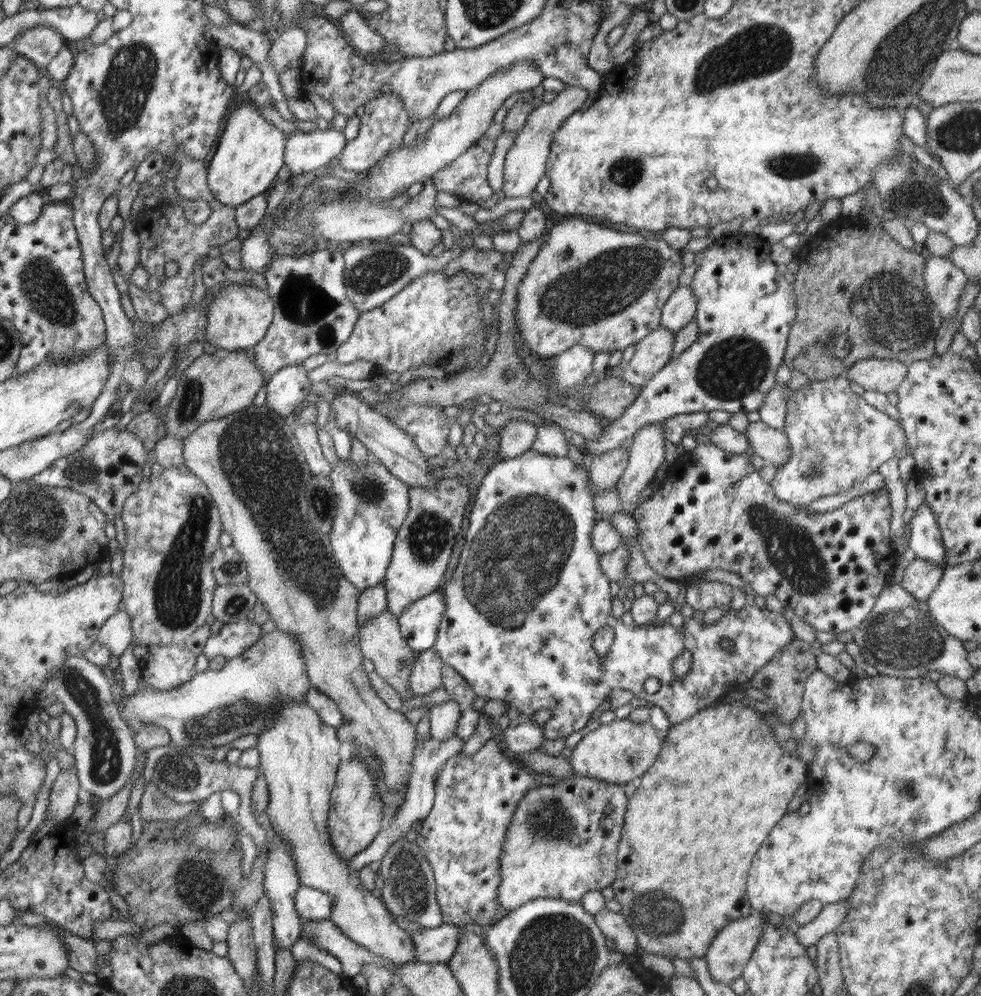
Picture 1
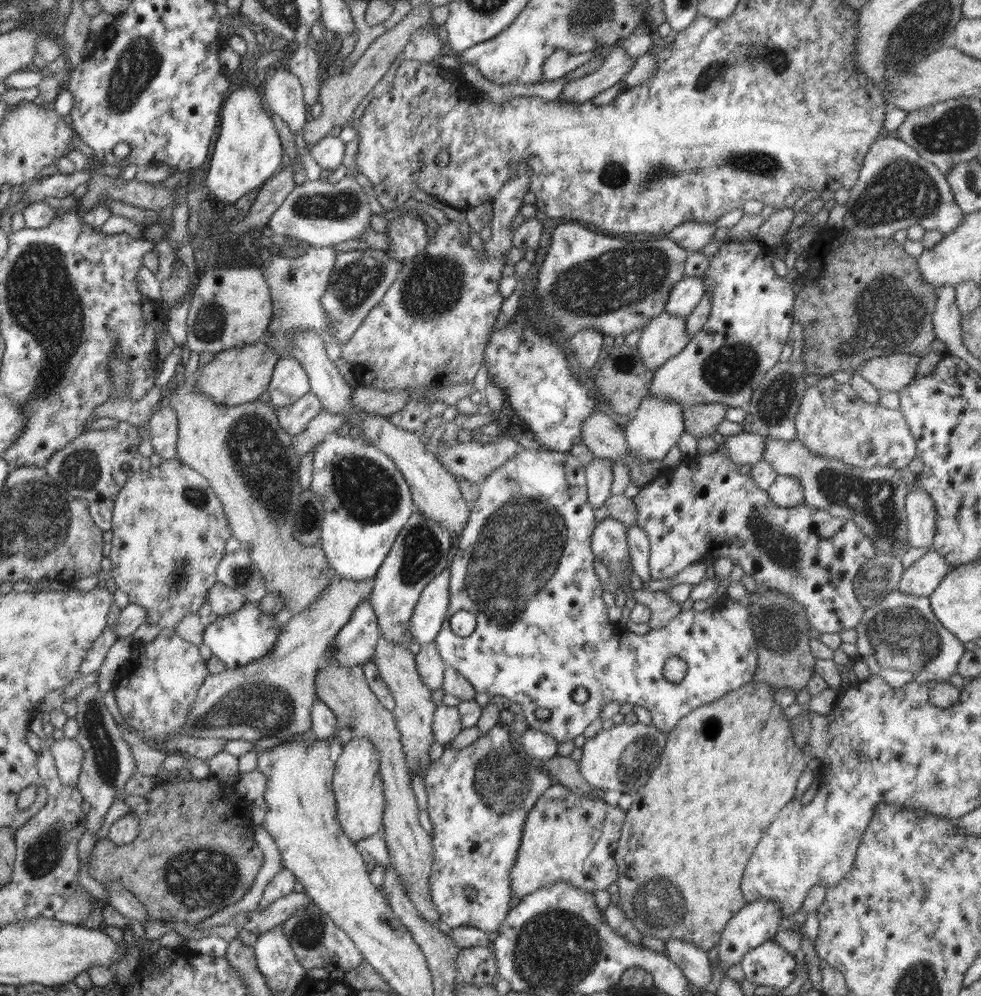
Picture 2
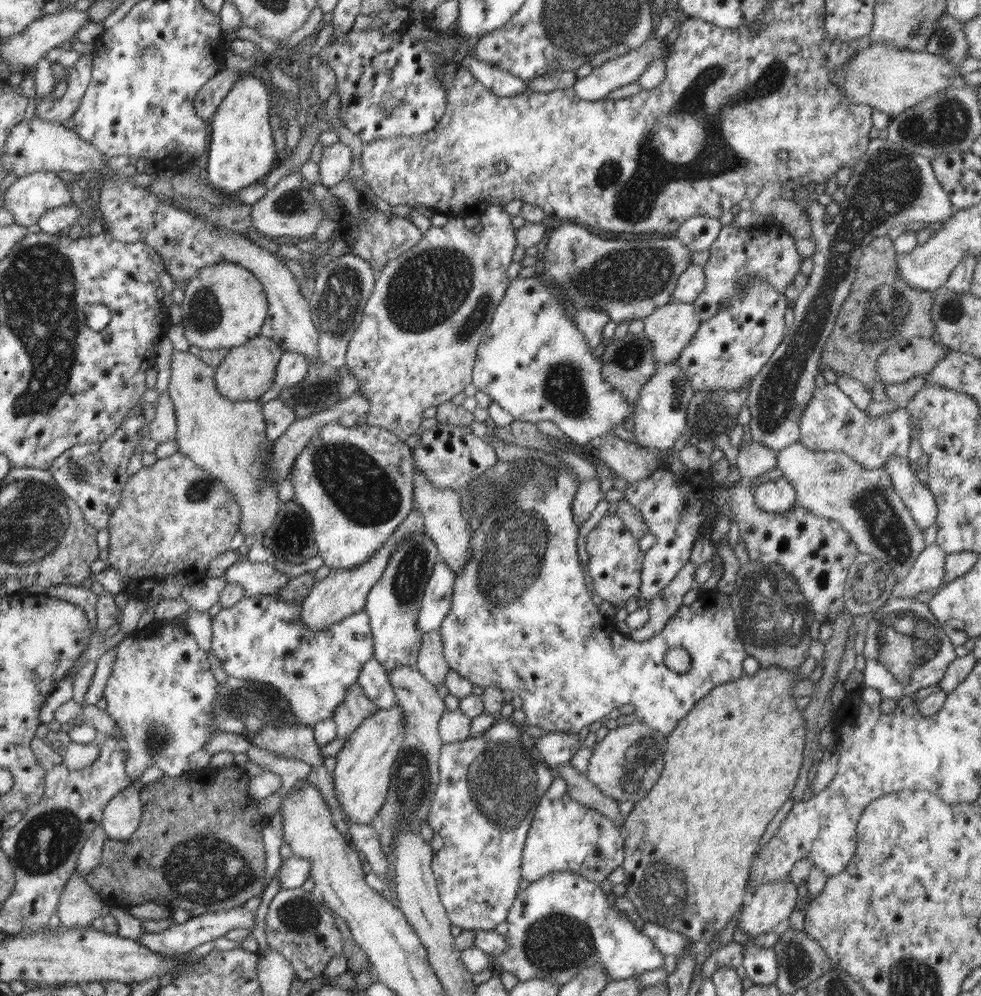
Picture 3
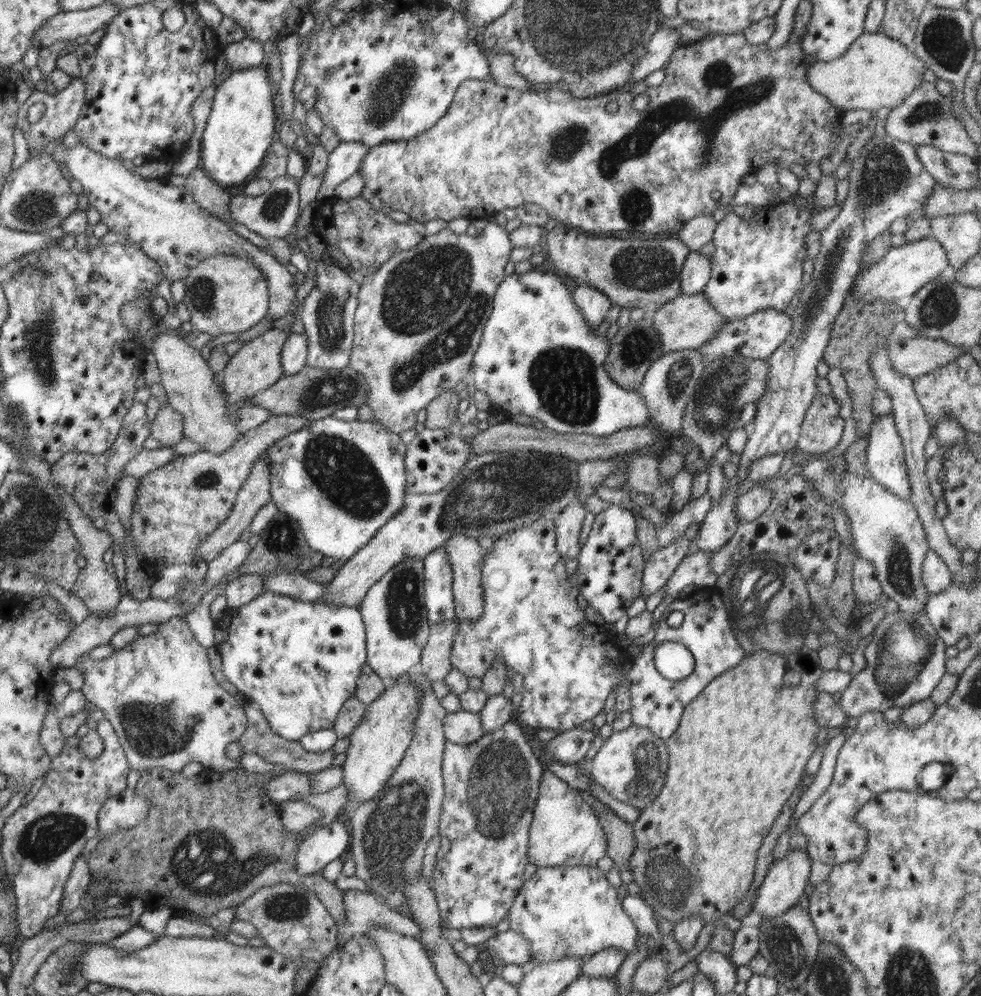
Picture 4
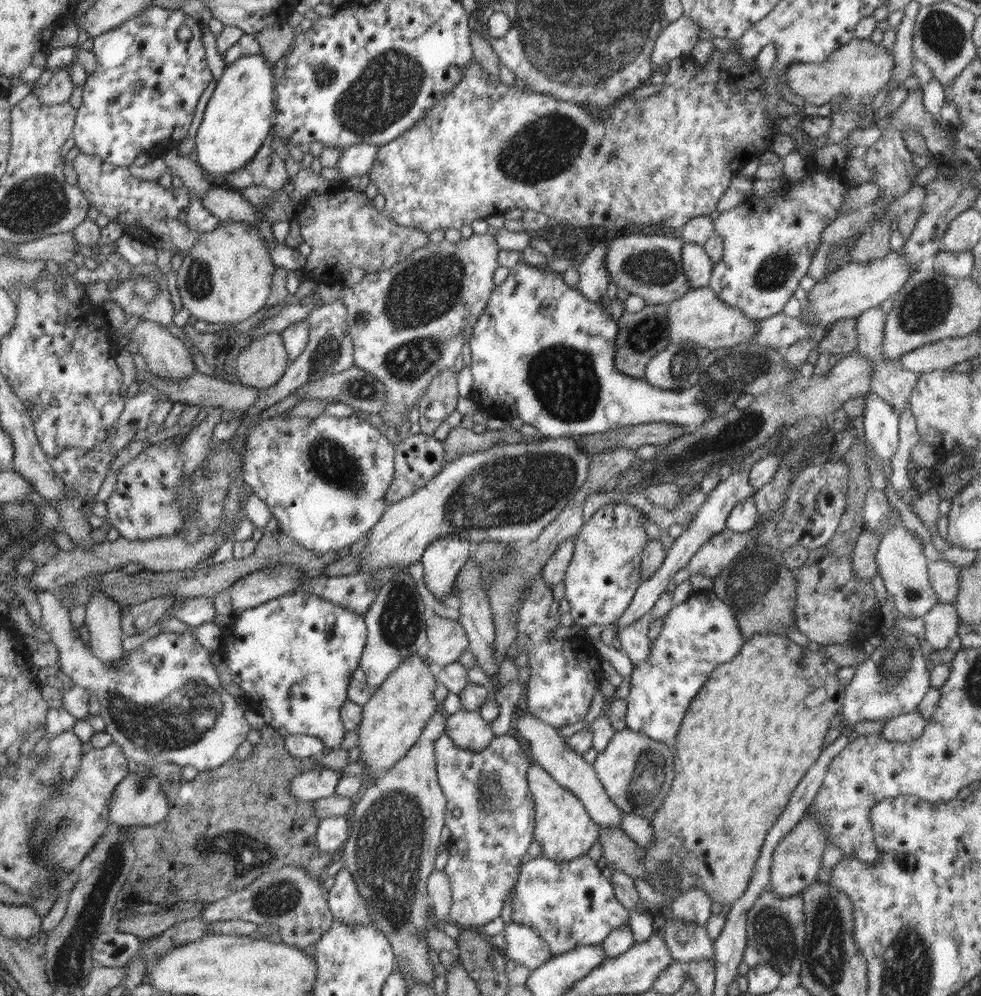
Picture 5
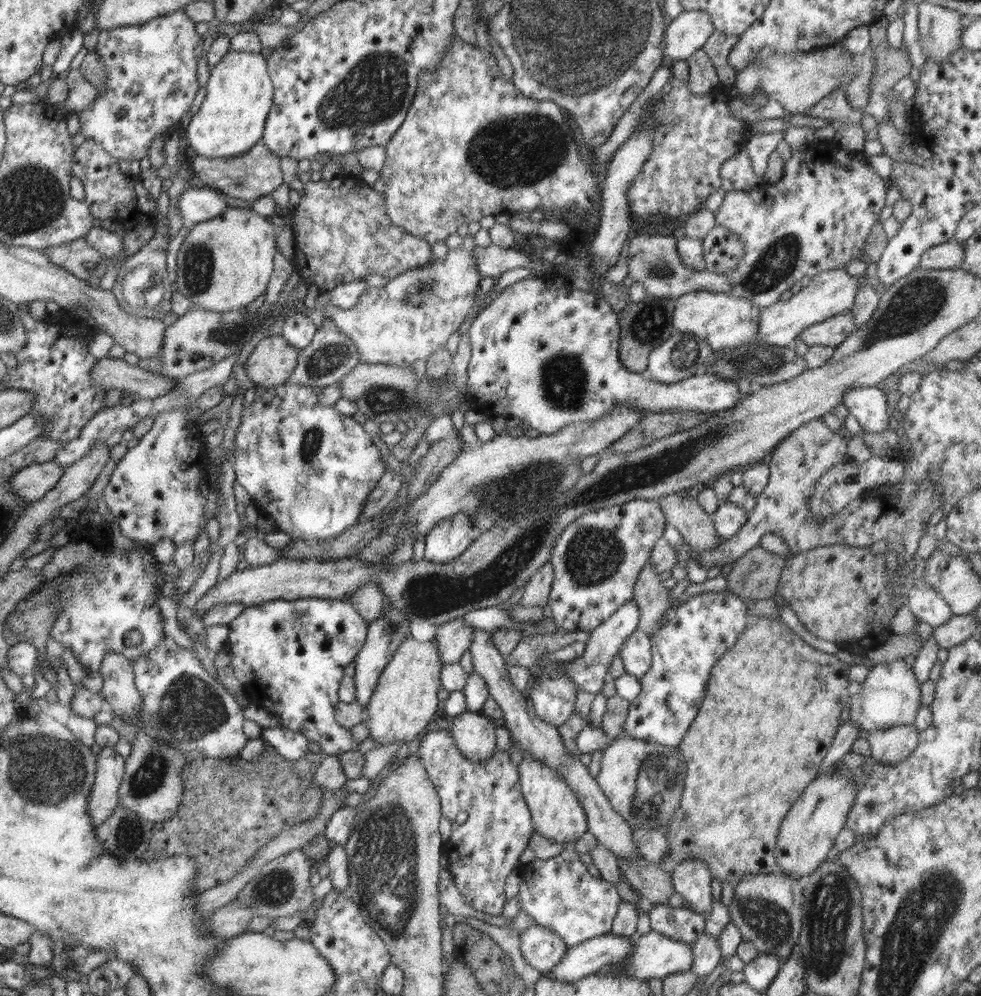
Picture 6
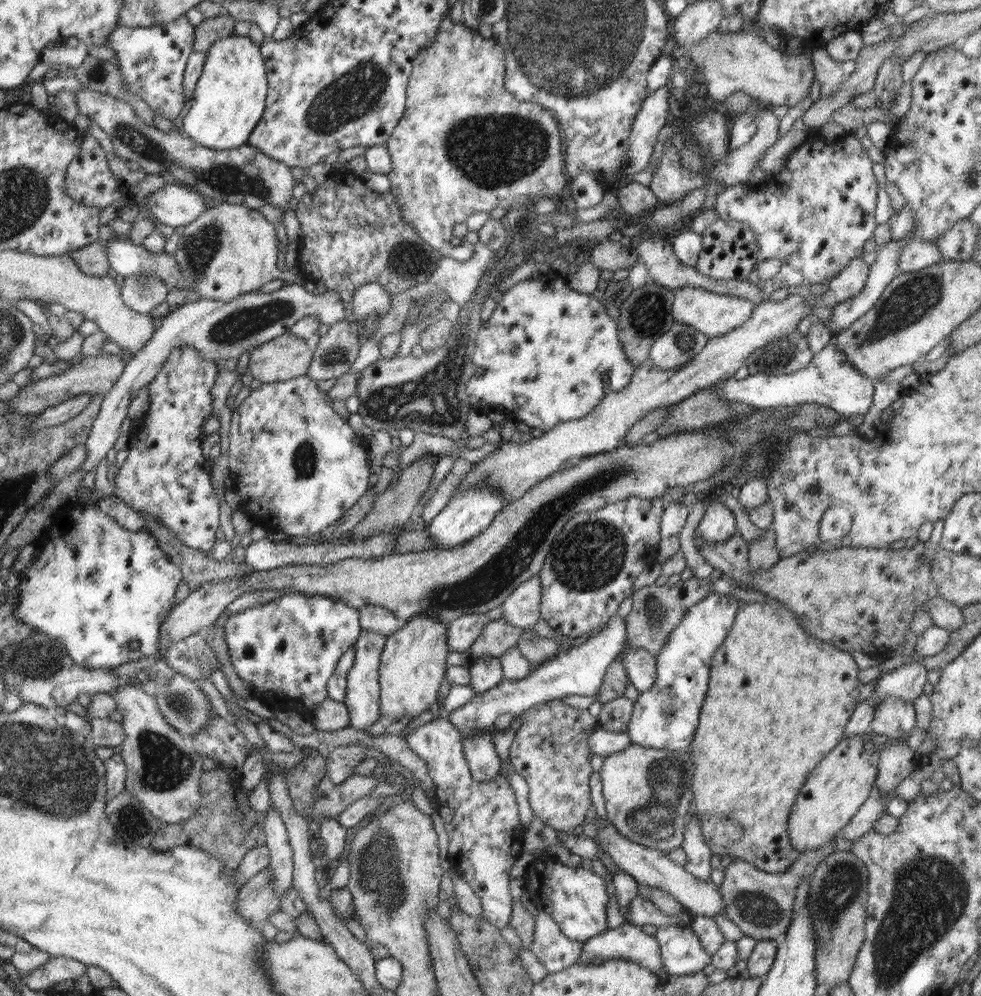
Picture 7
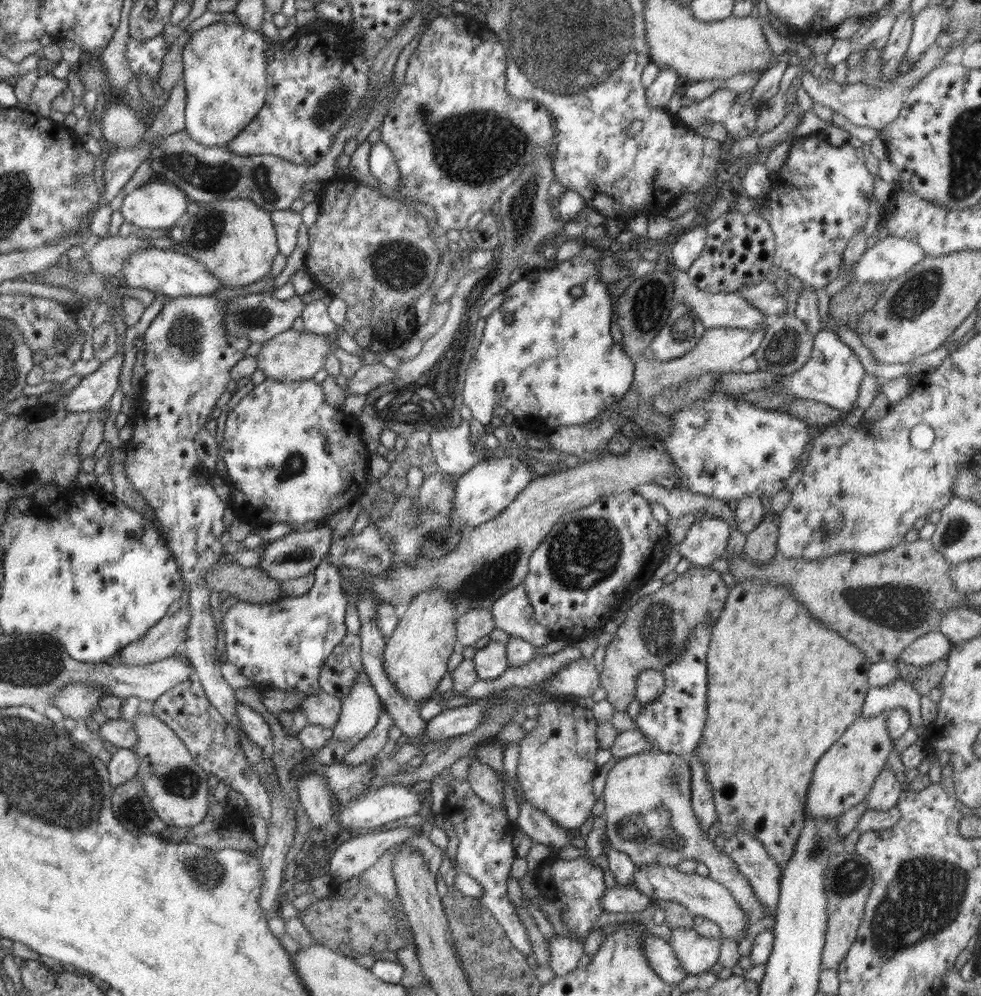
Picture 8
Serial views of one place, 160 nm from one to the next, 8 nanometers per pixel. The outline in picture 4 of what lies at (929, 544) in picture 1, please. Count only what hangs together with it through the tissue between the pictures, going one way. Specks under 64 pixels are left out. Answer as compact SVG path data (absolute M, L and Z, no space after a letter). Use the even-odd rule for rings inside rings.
M892 415L873 422L867 447L867 469L871 477L896 496L911 500L905 450Z

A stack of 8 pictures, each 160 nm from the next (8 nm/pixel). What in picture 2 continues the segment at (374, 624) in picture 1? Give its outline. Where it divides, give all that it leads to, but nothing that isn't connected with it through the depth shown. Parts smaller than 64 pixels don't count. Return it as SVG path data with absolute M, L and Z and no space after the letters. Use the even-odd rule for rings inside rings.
M379 636L371 661L375 663L380 677L394 698L396 706L393 716L396 728L402 735L402 745L404 745L409 774L413 777L421 768L421 776L424 777L432 763L428 751L432 743L435 742L434 736L432 736L432 723L436 706L431 698L431 690L420 679L415 655L403 644L388 642L383 636Z

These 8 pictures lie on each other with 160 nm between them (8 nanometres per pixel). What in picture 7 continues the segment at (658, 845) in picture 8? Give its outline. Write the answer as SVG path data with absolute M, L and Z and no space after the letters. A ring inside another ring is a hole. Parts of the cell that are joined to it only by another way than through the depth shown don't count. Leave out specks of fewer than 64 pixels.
M632 743L624 751L606 756L599 774L603 782L608 820L611 820L620 834L632 842L663 853L680 848L693 798L693 772L694 763L687 752L646 748ZM836 838L830 839L820 848L800 853L791 864L791 868L782 873L764 872L749 862L734 859L726 868L723 868L723 882L718 887L726 916L738 925L746 936L757 941L774 941L776 946L784 944L787 926L793 914L806 902L809 882L816 866L833 853L835 843Z

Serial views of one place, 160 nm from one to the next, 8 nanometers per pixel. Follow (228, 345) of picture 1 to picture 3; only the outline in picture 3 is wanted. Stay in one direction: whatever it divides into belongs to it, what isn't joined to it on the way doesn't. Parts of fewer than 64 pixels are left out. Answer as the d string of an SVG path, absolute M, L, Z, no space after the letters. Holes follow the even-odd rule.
M221 261L200 269L194 278L188 280L184 294L184 300L180 305L183 312L181 324L184 328L184 336L190 346L196 346L201 350L232 348L250 342L261 332L268 316L268 301L261 282L252 275L252 272L235 263Z

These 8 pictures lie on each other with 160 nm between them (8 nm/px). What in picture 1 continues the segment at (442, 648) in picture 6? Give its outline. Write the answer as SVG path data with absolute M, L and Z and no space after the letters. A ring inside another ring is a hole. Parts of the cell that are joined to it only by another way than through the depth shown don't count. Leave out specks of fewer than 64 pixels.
M432 648L418 652L416 655L417 660L414 669L410 672L410 679L408 679L412 696L424 696L443 688L440 669L444 662L437 652Z

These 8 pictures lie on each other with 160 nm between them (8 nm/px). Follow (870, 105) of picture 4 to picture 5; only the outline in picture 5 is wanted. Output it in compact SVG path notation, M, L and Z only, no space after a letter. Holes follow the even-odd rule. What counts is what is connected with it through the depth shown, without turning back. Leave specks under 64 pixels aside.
M854 37L850 42L833 50L824 62L790 63L786 68L787 86L806 102L814 106L836 103L846 96L859 101L870 101L873 96L889 85L894 66L893 55L886 51L882 43L872 43L870 38Z

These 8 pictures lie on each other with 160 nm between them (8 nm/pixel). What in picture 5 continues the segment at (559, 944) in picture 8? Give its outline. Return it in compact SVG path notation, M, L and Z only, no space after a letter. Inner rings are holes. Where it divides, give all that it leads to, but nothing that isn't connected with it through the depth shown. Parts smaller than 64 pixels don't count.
M511 922L505 925L504 931L506 940L504 955L507 959L526 966L530 971L544 964L552 956L550 948L532 928Z

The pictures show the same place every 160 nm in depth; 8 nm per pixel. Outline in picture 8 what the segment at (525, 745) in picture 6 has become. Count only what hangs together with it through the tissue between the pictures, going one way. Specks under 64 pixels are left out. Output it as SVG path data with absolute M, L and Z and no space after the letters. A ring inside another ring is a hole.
M637 866L634 875L636 890L654 900L672 900L685 906L694 916L698 915L715 922L725 938L740 941L747 936L746 924L749 922L747 912L736 902L729 890L723 884L714 882L709 876L703 877L698 873L686 874L677 866Z

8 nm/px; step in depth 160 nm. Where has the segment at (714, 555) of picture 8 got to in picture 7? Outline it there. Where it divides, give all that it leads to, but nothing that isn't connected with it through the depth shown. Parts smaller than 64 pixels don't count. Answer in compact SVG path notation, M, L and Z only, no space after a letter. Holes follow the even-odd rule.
M720 502L708 505L708 510L705 510L695 529L695 536L701 536L707 542L722 542L736 534L738 530L734 513Z

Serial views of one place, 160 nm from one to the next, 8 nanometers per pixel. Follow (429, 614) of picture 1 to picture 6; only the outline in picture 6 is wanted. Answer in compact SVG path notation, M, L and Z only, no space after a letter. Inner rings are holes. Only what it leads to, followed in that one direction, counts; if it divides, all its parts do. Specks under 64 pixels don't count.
M458 513L440 520L425 536L424 558L431 563L450 562L459 557L479 533L469 514Z

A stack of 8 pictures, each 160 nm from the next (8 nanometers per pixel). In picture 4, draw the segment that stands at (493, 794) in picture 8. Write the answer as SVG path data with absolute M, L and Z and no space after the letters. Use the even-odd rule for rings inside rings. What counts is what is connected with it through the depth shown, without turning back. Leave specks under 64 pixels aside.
M467 711L448 713L443 721L446 741L456 745L472 745L484 736L482 723L478 714Z

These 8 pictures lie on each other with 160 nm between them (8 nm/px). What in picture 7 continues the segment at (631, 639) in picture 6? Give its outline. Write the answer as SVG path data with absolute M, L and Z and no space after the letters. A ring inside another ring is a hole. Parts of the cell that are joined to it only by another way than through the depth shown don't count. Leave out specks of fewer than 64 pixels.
M629 648L622 652L624 670L638 693L652 689L656 681L656 659L644 648Z

